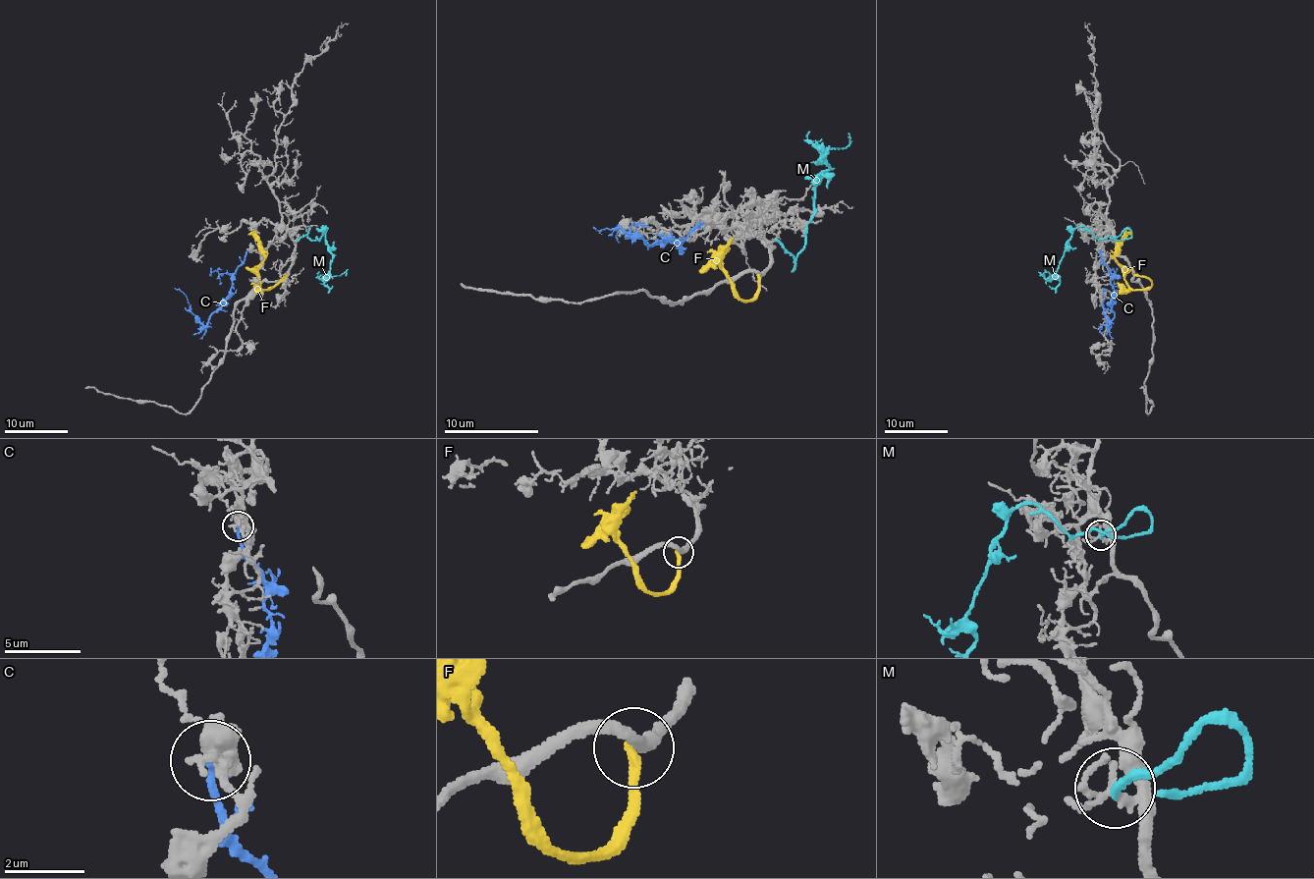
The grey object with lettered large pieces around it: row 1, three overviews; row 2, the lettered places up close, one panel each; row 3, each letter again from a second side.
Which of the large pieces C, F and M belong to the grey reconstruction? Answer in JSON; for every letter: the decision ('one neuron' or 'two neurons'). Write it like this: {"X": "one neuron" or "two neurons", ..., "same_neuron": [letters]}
{"C": "one neuron", "F": "two neurons", "M": "two neurons", "same_neuron": ["C"]}

